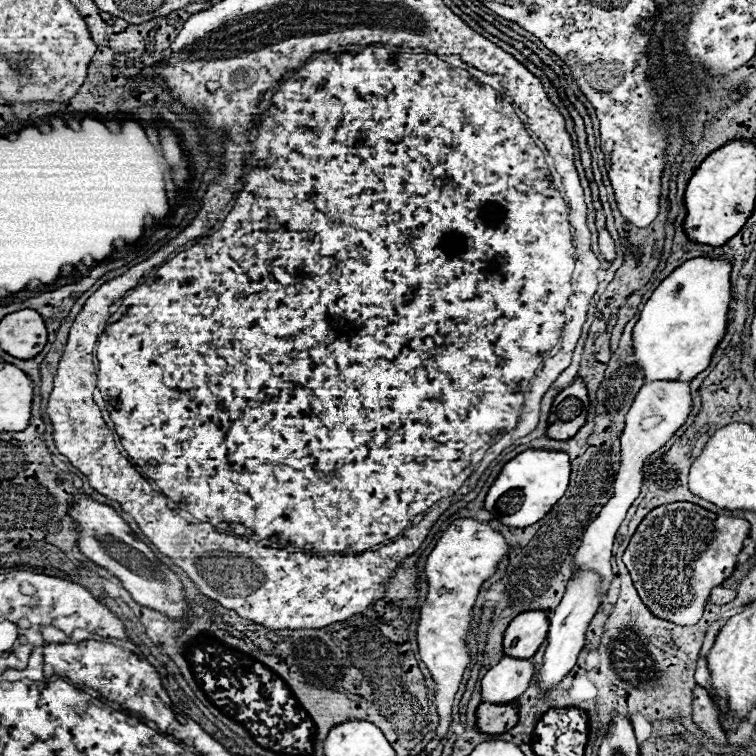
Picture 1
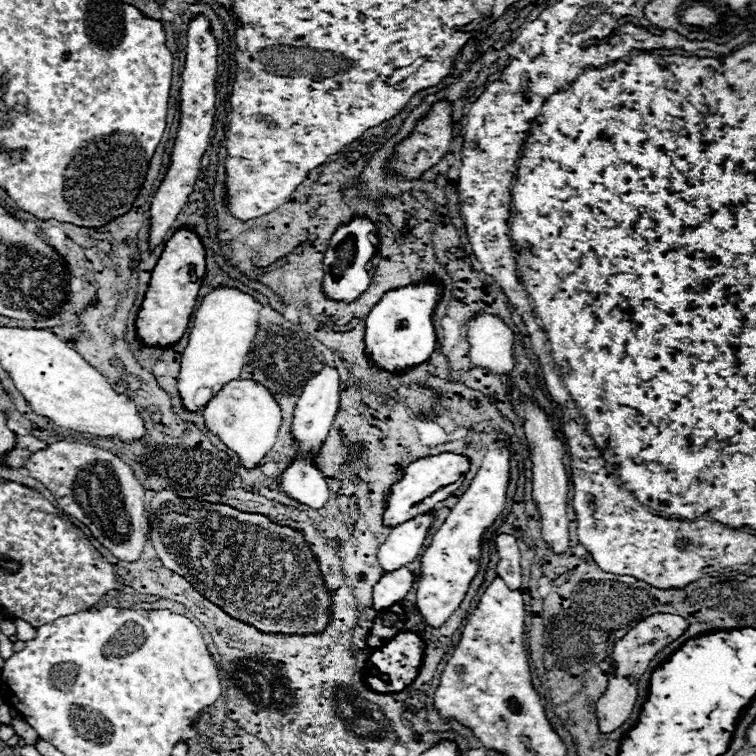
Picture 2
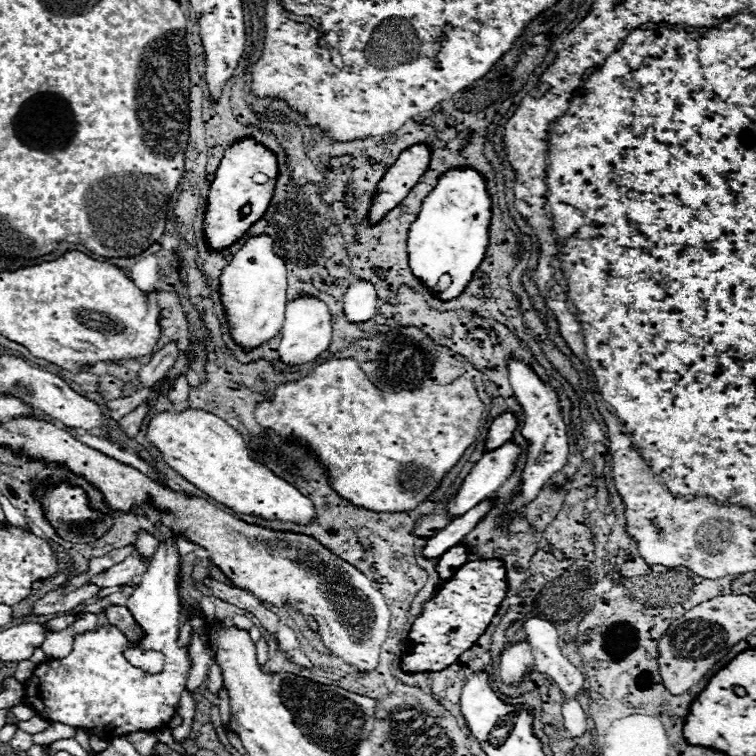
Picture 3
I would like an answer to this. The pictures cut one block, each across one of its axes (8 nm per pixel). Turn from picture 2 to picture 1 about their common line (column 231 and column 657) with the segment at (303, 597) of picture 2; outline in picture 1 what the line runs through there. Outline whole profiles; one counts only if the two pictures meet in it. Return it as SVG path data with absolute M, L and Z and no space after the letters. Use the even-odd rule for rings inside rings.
M692 502L656 506L636 528L622 560L652 614L692 626L702 616L710 590L732 574L748 530L748 520L714 514Z

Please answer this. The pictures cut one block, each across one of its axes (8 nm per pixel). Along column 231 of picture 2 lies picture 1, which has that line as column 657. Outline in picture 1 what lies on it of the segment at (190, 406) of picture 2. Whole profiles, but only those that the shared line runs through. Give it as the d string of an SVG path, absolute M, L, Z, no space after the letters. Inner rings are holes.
M694 258L678 266L652 292L632 330L632 348L636 364L644 372L644 382L690 382L708 368L726 328L728 304L732 300L730 270L730 262Z

